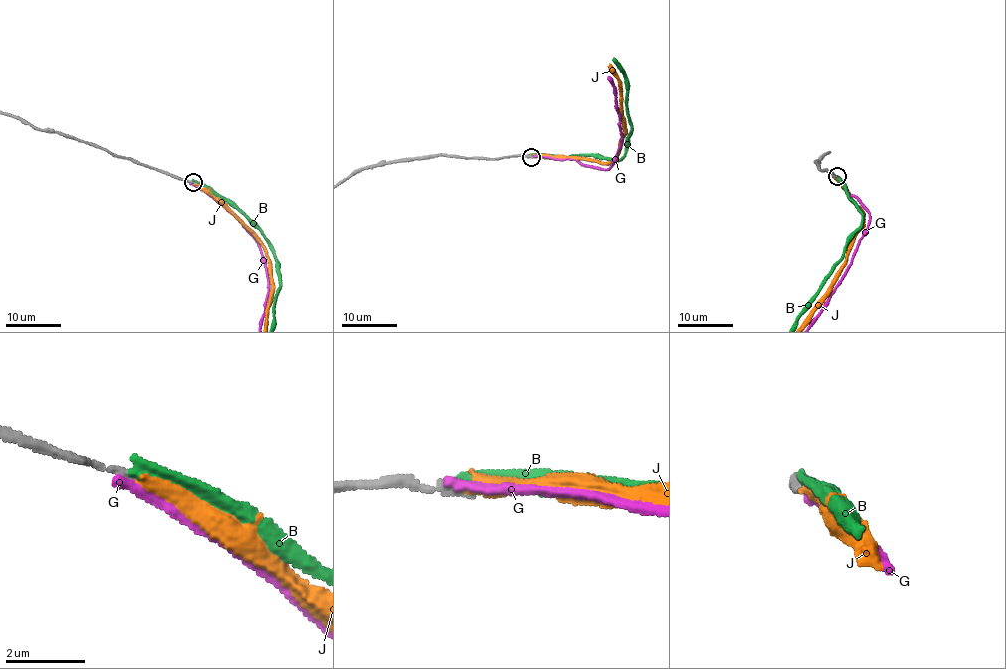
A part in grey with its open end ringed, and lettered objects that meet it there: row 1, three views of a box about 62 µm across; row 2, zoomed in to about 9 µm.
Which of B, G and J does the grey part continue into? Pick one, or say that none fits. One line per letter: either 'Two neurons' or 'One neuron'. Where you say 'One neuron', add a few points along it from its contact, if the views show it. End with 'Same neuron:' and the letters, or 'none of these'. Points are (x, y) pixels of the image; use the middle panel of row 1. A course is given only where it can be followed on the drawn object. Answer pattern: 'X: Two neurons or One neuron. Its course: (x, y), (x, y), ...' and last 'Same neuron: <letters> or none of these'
B: Two neurons
G: Two neurons
J: Two neurons
Same neuron: none of these

